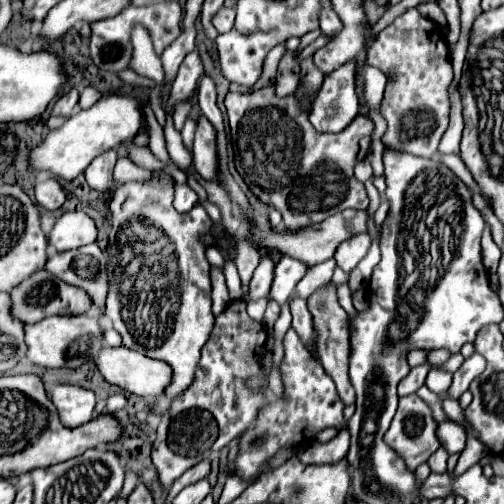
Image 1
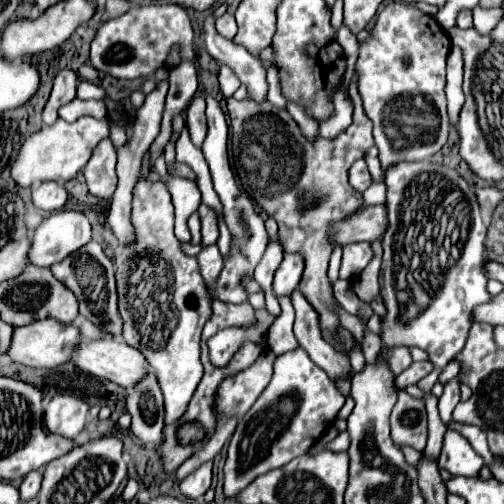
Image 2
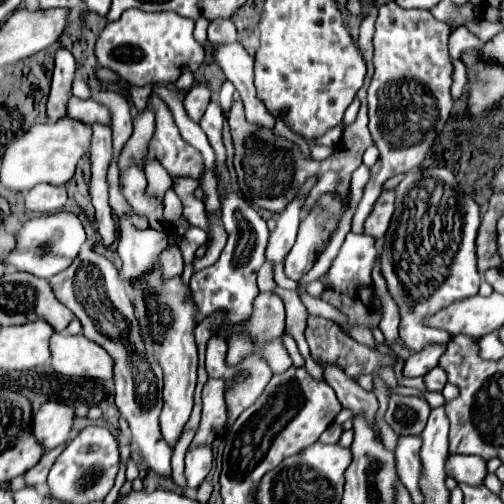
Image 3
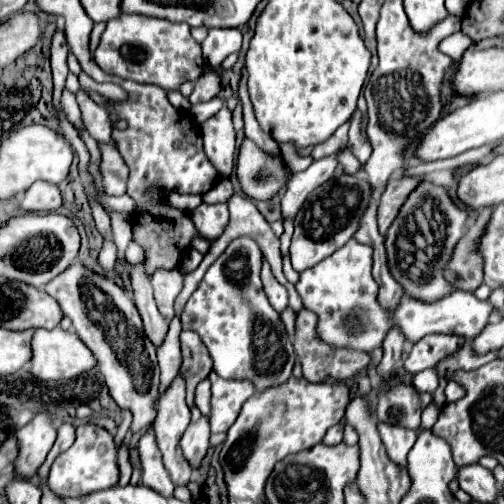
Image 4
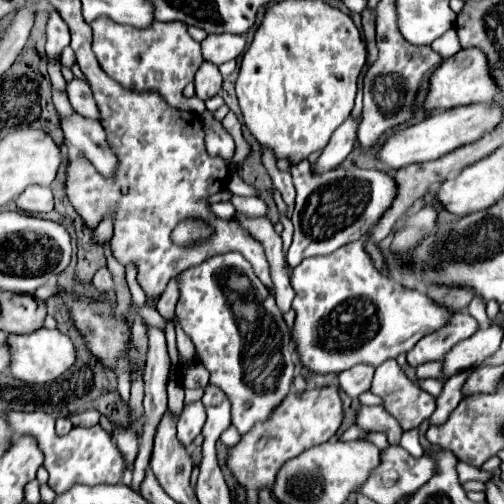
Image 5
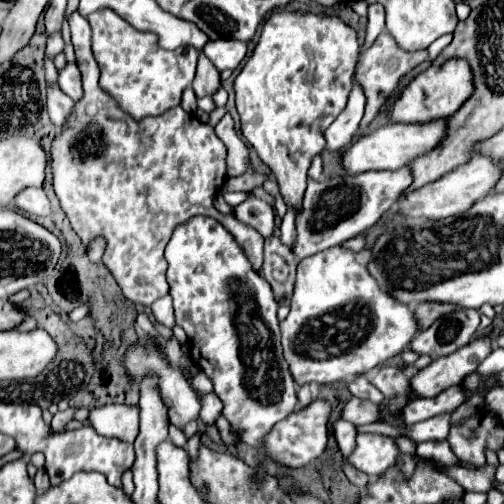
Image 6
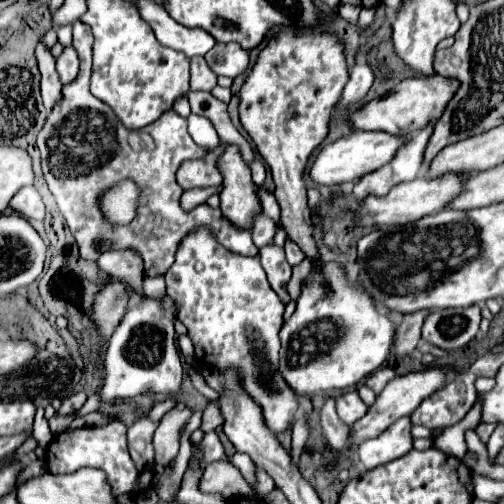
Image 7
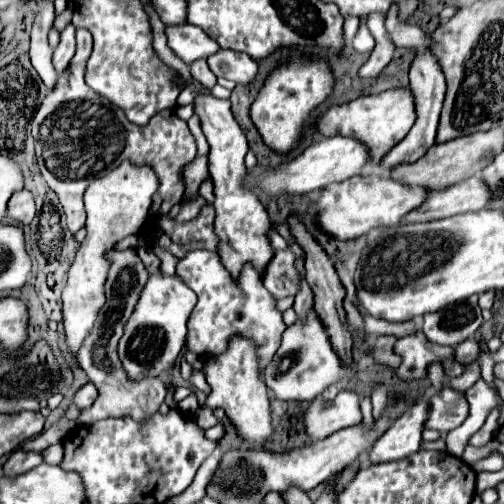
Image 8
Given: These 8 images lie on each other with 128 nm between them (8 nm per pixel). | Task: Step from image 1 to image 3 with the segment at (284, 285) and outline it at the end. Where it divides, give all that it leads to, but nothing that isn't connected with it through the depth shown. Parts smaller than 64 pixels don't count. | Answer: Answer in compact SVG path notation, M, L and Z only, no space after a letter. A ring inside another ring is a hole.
M326 196L308 216L302 218L296 244L284 262L284 272L288 278L298 282L314 266L322 242L334 234L338 220L346 208L348 204L340 204L340 200Z

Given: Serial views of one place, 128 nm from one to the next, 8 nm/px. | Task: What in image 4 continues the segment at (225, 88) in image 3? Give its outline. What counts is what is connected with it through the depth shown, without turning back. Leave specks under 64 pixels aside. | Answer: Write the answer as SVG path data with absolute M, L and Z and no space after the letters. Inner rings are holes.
M224 106L212 120L202 124L204 152L222 176L230 176L236 150L236 132L232 126L232 110Z

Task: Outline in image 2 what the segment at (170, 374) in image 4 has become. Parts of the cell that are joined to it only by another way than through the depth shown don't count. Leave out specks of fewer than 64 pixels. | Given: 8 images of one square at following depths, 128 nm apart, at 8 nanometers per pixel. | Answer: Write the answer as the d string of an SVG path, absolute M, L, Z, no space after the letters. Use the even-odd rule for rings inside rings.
M168 176L164 180L164 186L168 188L168 192L172 196L172 204L176 208L176 236L182 242L190 242L190 232L188 232L186 222L188 222L190 214L194 214L202 202L200 190L198 190L196 182L178 178L178 176Z

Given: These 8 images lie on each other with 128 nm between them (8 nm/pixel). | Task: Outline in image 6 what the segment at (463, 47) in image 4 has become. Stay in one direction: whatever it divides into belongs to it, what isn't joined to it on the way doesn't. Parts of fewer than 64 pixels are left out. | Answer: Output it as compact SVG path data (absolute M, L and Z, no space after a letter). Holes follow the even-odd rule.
M446 34L446 36L440 36L430 48L428 48L428 52L430 52L430 60L436 60L438 56L440 56L440 52L448 46L452 42L452 34Z

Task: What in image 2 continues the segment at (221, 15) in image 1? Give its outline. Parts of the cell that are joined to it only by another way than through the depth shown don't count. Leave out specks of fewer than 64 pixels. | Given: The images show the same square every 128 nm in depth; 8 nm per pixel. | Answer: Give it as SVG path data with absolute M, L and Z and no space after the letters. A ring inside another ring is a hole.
M222 14L216 18L216 30L224 36L224 38L232 38L236 34L236 20L232 14Z

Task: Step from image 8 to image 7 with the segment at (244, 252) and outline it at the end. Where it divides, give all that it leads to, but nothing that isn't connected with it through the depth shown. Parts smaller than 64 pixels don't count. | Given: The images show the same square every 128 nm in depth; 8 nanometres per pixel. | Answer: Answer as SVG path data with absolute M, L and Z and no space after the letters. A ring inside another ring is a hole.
M230 144L218 166L224 174L220 210L224 210L224 216L228 216L232 224L250 228L254 214L260 210L260 202L256 198L256 184L250 178L250 170L238 152L238 146Z

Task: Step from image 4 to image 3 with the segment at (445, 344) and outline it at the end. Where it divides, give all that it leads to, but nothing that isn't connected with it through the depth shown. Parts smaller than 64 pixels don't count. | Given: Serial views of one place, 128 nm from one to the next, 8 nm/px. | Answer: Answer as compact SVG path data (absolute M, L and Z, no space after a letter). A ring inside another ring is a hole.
M428 346L422 352L414 352L402 368L404 378L414 378L414 376L426 376L434 366L438 366L438 358L444 354L446 346Z

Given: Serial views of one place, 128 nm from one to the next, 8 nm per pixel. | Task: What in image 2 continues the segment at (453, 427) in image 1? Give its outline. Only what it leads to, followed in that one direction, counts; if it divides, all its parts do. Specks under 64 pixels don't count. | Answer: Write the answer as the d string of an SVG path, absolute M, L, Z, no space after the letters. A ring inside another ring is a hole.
M446 430L438 466L446 468L452 476L478 476L484 460L472 450L470 442L460 432Z

